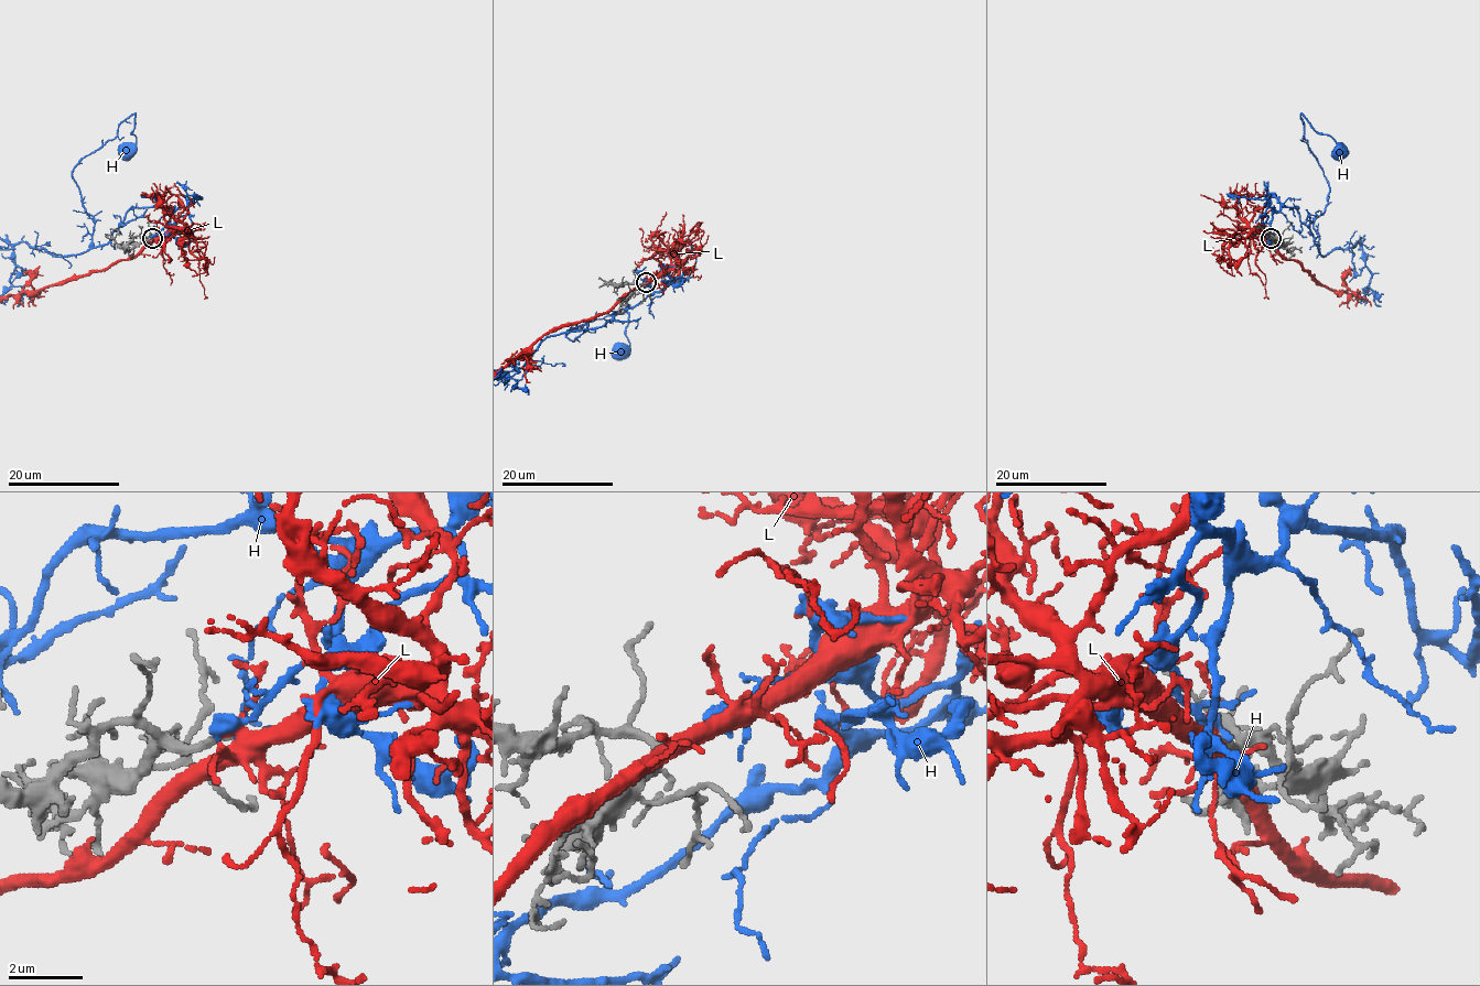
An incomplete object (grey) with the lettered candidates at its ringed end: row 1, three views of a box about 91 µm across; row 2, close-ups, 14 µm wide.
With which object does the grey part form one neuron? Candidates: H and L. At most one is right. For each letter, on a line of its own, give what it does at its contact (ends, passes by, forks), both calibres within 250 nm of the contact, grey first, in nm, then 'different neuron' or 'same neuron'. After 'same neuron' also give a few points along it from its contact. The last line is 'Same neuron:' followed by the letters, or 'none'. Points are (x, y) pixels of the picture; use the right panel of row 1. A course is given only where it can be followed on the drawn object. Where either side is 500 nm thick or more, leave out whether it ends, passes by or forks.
H: it ends | 240/440 nm | different neuron
L: it forks | 240/200 nm | same neuron
Same neuron: L

